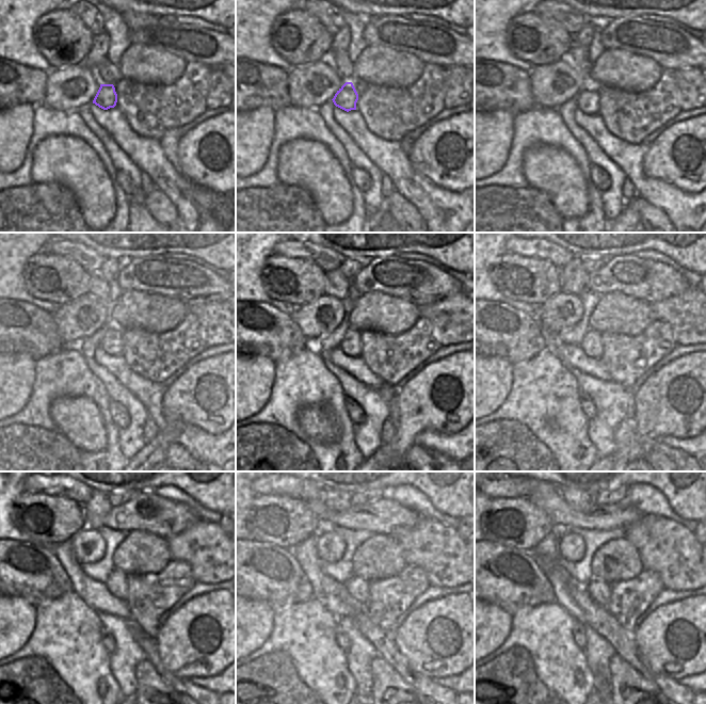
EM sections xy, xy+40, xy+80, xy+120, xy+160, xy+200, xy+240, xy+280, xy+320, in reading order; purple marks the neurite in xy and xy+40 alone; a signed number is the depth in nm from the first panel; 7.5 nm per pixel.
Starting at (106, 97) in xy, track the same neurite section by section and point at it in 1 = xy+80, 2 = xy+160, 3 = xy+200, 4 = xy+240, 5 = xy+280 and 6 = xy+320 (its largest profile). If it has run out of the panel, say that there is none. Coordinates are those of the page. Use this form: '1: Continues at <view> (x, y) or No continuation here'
1: Continues at xy+80 (588, 100)
2: Continues at xy+160 (351, 345)
3: Continues at xy+200 (591, 344)
4: Continues at xy+240 (116, 584)
5: Continues at xy+280 (358, 588)
6: Continues at xy+320 (599, 590)

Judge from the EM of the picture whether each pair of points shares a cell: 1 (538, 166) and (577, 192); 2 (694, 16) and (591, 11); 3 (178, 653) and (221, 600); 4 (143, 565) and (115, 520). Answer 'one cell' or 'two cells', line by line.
1: one cell
2: one cell
3: one cell
4: two cells

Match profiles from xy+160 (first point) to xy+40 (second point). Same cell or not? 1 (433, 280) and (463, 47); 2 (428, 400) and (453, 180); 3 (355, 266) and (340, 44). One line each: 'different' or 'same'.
1: same
2: same
3: same

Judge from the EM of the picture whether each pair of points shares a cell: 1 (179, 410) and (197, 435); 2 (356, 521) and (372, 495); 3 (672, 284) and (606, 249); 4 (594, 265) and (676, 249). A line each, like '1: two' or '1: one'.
1: two
2: two
3: two
4: two

